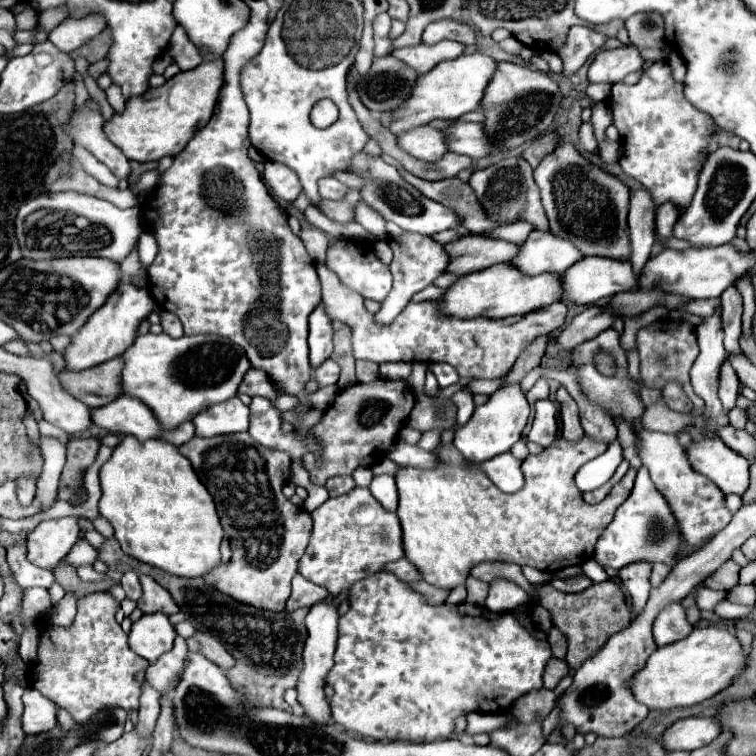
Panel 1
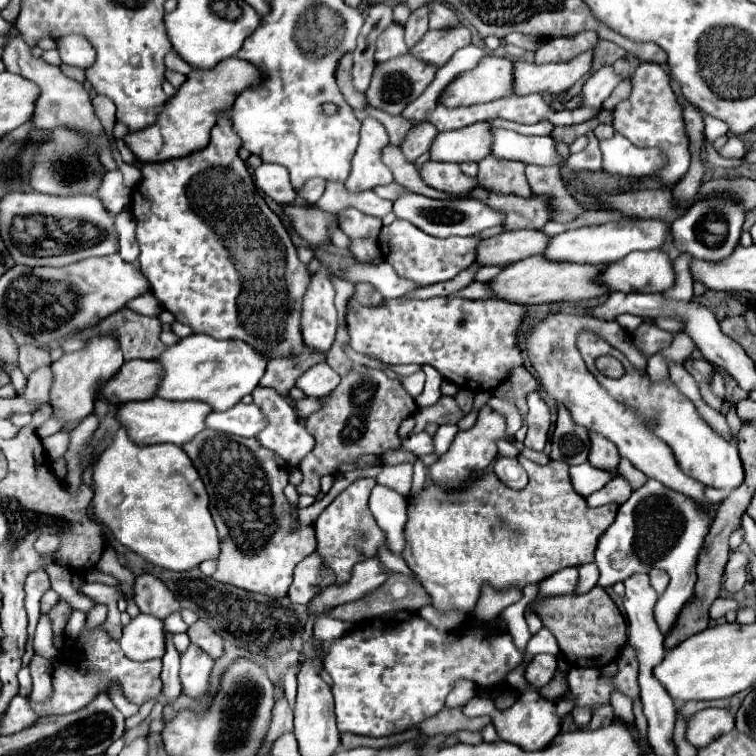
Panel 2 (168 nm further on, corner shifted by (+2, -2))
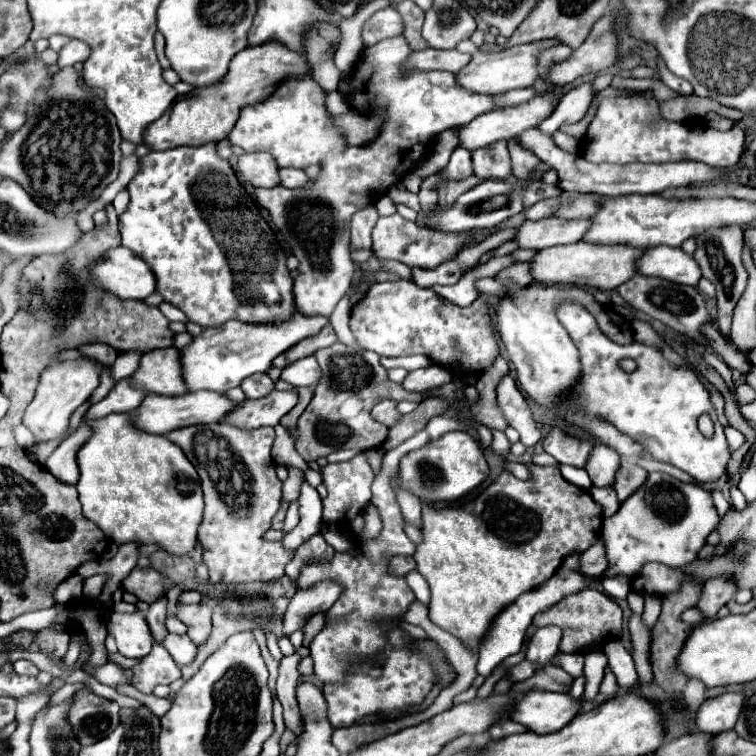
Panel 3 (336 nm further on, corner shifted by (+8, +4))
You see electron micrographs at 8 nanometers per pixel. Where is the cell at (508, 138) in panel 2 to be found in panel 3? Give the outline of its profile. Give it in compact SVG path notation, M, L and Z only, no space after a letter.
M528 129L520 137L520 143L536 153L538 159L550 163L560 177L558 187L564 191L578 191L578 193L598 193L598 195L626 195L626 193L662 193L666 189L676 187L690 187L690 185L706 185L724 177L722 171L696 161L680 161L680 163L664 163L664 165L594 165L584 161L578 153L570 155L562 151L550 135L540 133L538 129Z

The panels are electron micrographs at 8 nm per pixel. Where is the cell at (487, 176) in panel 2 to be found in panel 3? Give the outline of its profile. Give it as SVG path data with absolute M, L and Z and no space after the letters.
M498 141L490 147L476 149L472 153L472 161L474 175L480 179L508 179L512 175L506 141Z

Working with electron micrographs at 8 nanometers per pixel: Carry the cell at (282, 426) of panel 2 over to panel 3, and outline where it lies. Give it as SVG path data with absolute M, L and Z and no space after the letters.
M256 373L246 377L240 389L246 393L246 399L260 399L274 389L274 381L268 377L268 373Z

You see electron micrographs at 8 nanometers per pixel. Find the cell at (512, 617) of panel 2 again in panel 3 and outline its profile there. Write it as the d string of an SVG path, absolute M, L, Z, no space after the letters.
M528 691L514 709L512 721L522 723L534 733L552 733L562 729L568 719L576 717L582 709L582 699L570 693Z

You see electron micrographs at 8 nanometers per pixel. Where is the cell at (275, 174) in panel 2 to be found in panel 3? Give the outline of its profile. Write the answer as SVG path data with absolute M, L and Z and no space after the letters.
M244 153L244 155L240 155L236 171L252 187L276 187L276 185L280 185L278 165L274 163L274 157L270 157L268 153Z

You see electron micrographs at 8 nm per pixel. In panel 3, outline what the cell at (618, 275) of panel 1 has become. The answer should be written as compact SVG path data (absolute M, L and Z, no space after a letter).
M666 245L646 249L644 255L638 259L638 273L662 277L672 283L692 287L696 287L698 281L702 279L702 271L692 255L684 253L680 247Z

